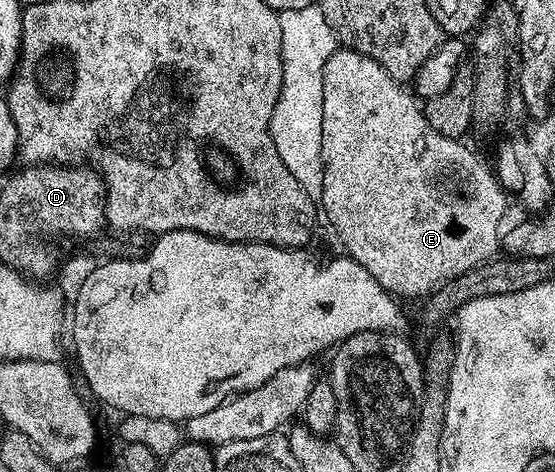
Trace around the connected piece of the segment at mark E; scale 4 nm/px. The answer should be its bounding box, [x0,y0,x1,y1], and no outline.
[320,47,508,298]

